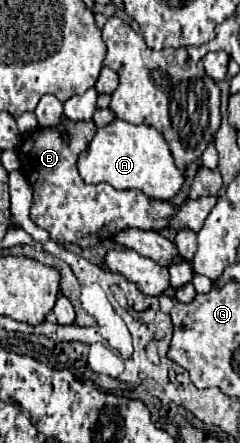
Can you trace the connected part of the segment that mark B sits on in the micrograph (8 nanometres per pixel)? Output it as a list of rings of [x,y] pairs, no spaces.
[[[64,117],[60,127],[38,127],[30,135],[24,135],[16,153],[20,159],[20,171],[32,185],[32,209],[30,219],[50,233],[56,243],[74,243],[80,247],[94,247],[100,239],[112,239],[116,231],[124,229],[192,229],[200,231],[210,209],[216,205],[216,197],[186,199],[180,207],[170,201],[160,201],[144,195],[140,189],[116,191],[108,183],[88,185],[80,179],[76,171],[78,155],[88,147],[92,135],[98,131],[96,123],[90,121],[70,121]]]

